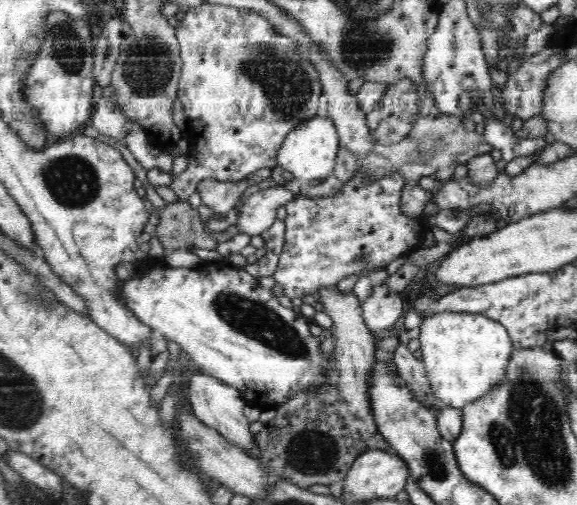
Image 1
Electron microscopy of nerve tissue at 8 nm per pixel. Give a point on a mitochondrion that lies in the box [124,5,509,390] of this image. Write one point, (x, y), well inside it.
(286, 85)

